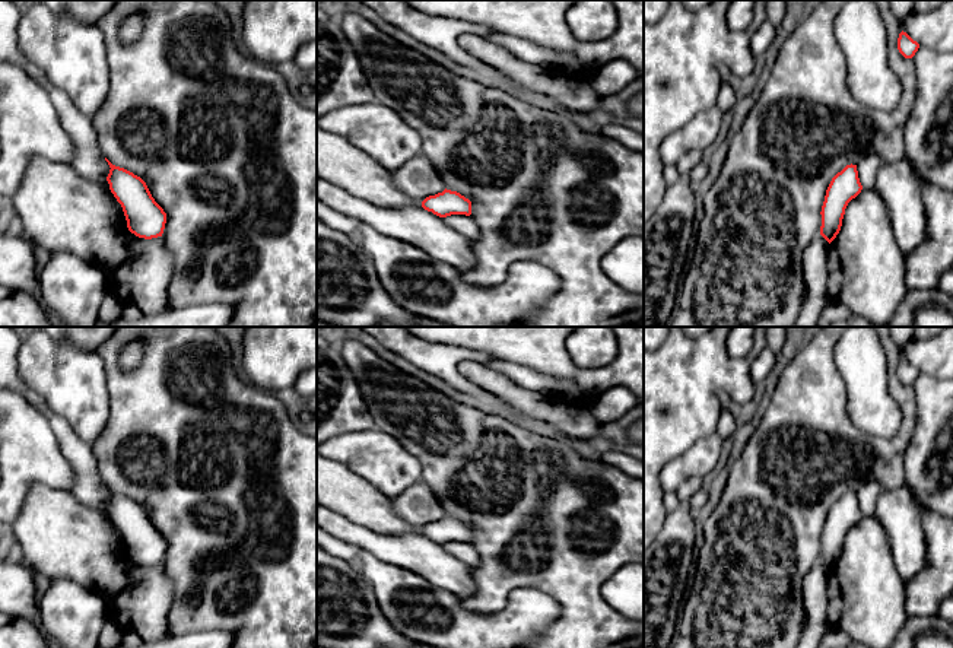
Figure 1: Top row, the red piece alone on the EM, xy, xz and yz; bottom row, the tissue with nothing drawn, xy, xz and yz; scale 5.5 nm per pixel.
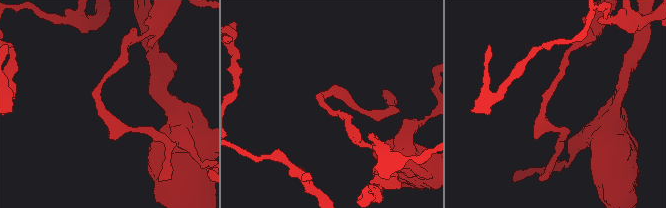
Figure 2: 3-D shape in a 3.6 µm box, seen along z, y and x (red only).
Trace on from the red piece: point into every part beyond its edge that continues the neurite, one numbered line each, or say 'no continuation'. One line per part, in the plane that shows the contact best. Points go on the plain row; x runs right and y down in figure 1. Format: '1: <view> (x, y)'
no continuation

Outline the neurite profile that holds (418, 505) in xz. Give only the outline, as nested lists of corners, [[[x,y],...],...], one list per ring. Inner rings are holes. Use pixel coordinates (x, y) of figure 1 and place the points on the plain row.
[[[423,480],[394,498],[393,508],[403,521],[413,527],[425,527],[447,515],[436,496]]]

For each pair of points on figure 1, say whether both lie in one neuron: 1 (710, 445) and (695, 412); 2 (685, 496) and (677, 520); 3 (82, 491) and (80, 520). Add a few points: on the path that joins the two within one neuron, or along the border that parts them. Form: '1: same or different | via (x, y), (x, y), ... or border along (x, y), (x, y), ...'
1: different | border along (715, 431), (695, 441), (679, 456)
2: same | via (685, 502), (683, 514)
3: different | border along (67, 492), (80, 502), (98, 508), (110, 518)

